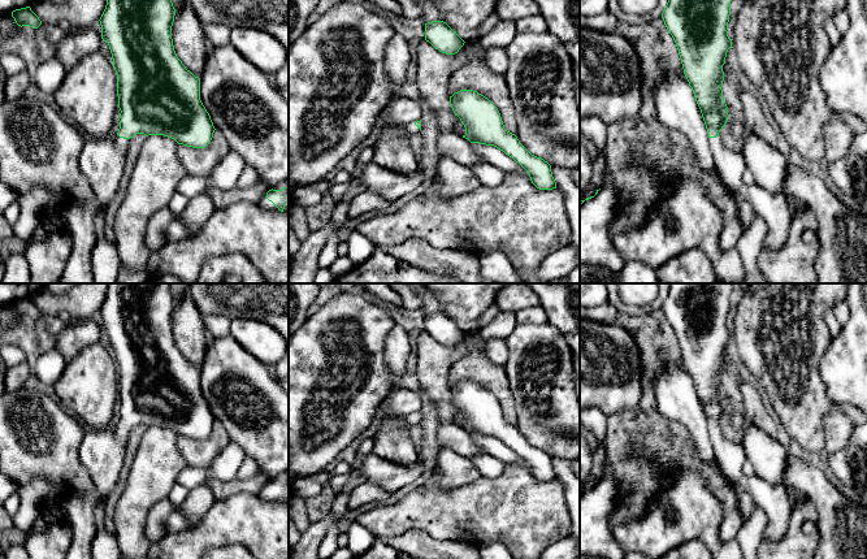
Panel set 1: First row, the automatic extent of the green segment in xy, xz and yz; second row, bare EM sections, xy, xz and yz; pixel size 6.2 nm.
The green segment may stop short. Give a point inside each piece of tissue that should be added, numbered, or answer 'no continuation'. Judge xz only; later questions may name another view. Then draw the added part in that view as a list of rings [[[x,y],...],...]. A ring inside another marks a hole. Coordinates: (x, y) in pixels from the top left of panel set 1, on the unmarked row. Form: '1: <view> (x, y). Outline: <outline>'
1: xz (411, 420). Outline: [[[415,413],[408,415],[407,417],[404,417],[404,421],[407,424],[408,428],[413,426],[413,425],[419,425],[421,421],[415,416]]]

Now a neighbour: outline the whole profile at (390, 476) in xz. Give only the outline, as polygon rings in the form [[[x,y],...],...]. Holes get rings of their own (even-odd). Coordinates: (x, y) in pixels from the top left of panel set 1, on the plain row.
[[[373,452],[365,455],[355,467],[361,472],[365,481],[376,482],[387,493],[394,493],[412,484],[425,472],[424,463],[420,458],[413,465],[403,465],[380,458]]]

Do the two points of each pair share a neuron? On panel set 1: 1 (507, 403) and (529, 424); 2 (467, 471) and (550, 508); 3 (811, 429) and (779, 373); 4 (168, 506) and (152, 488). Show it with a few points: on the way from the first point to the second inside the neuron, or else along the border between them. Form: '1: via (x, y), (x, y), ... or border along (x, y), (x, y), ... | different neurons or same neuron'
1: border along (508, 381), (516, 425) | different neurons
2: border along (480, 476), (452, 489) | different neurons
3: via (802, 415), (801, 404), (793, 388) | same neuron
4: border along (167, 497), (151, 508), (146, 525) | different neurons

